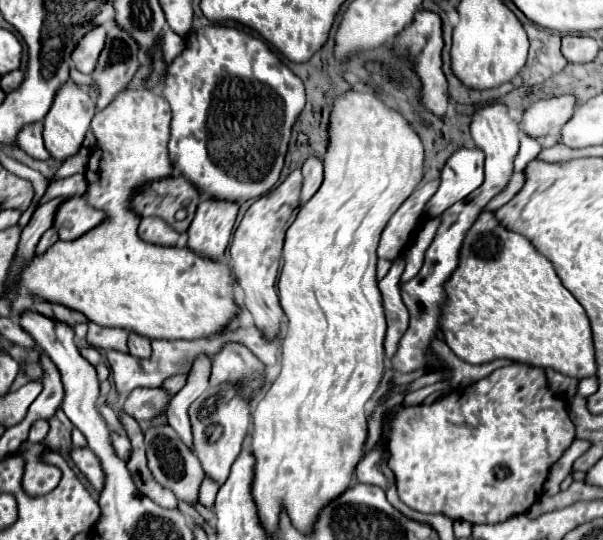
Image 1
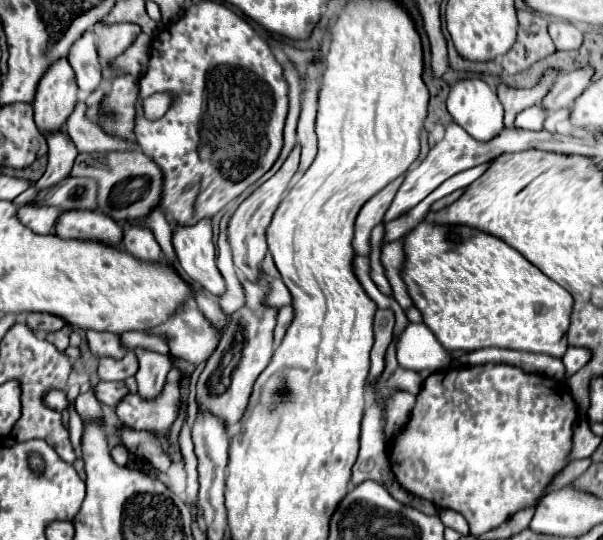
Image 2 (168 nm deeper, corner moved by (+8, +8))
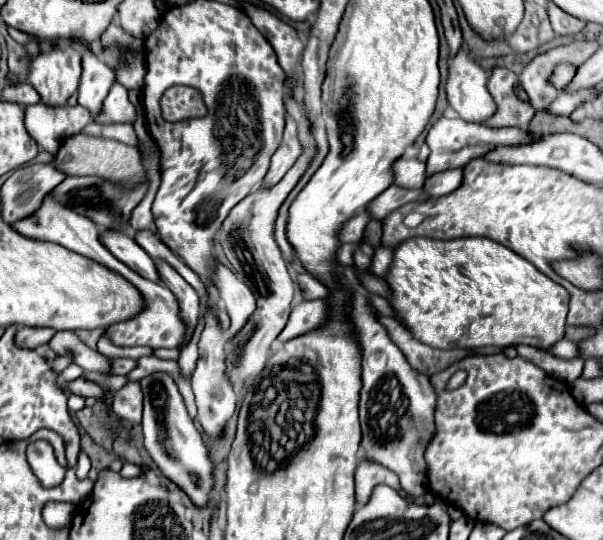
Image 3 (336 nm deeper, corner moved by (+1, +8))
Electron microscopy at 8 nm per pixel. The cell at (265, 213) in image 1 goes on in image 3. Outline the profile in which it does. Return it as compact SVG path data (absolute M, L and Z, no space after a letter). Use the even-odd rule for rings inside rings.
M285 118L285 130L283 130L283 140L275 154L271 156L271 166L269 172L263 180L263 186L273 186L283 178L283 174L293 166L293 162L299 158L301 146L297 140L297 122L293 118Z

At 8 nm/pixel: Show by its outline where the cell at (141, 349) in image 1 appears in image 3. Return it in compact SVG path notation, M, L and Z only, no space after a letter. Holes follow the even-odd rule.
M153 374L141 380L143 394L145 394L145 410L143 410L143 434L145 434L145 448L161 474L177 484L197 508L205 508L209 502L209 494L213 490L215 478L213 470L215 464L209 456L211 448L203 440L203 434L197 430L195 422L189 418L183 398L167 374Z

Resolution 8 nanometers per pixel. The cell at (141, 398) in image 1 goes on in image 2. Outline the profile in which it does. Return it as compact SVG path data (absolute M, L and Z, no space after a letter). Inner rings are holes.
M100 382L94 388L94 394L100 402L108 404L110 408L116 408L116 402L120 402L120 398L124 398L124 394L128 394L128 388L124 382Z

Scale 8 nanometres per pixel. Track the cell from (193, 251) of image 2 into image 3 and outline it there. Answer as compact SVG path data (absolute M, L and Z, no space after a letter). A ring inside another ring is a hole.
M217 264L217 272L215 272L213 282L221 294L221 304L227 310L229 320L231 320L229 330L227 330L227 338L233 338L247 324L247 318L255 312L255 296L251 294L247 284L243 284L223 264Z

